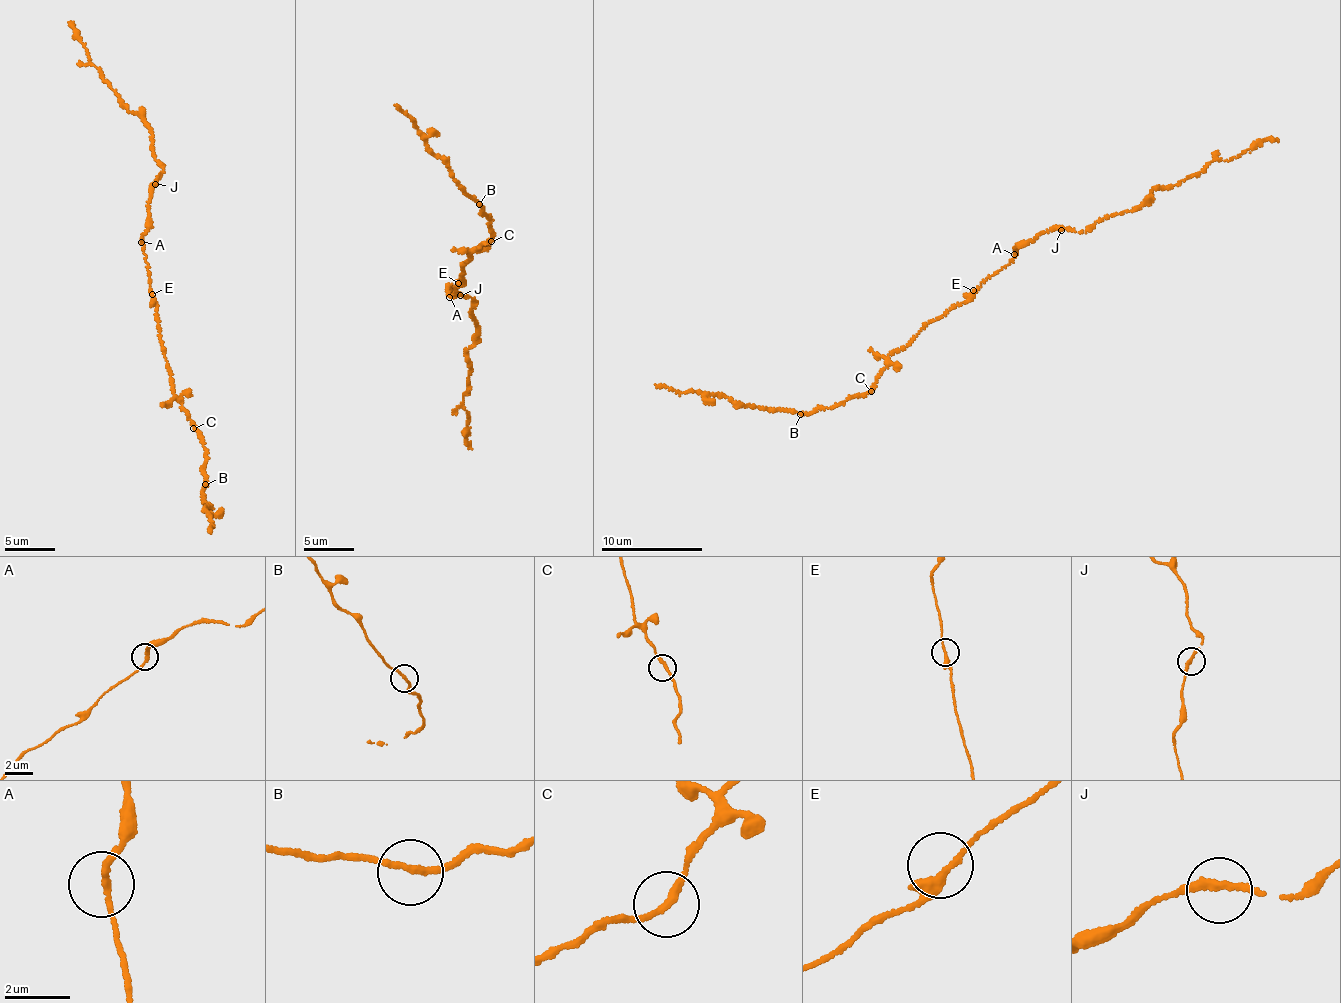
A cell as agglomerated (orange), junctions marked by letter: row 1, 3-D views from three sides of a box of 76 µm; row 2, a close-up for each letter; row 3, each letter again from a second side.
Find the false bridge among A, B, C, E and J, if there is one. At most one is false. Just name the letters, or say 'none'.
none

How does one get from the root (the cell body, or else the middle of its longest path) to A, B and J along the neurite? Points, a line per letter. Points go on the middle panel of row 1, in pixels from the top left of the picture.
A: (461, 283), (456, 287), (455, 295), (449, 297)
B: (461, 283), (464, 281), (461, 265), (472, 258), (469, 253), (491, 239), (490, 217), (479, 204)
J: (461, 283), (456, 287), (453, 296), (446, 291), (461, 295)

